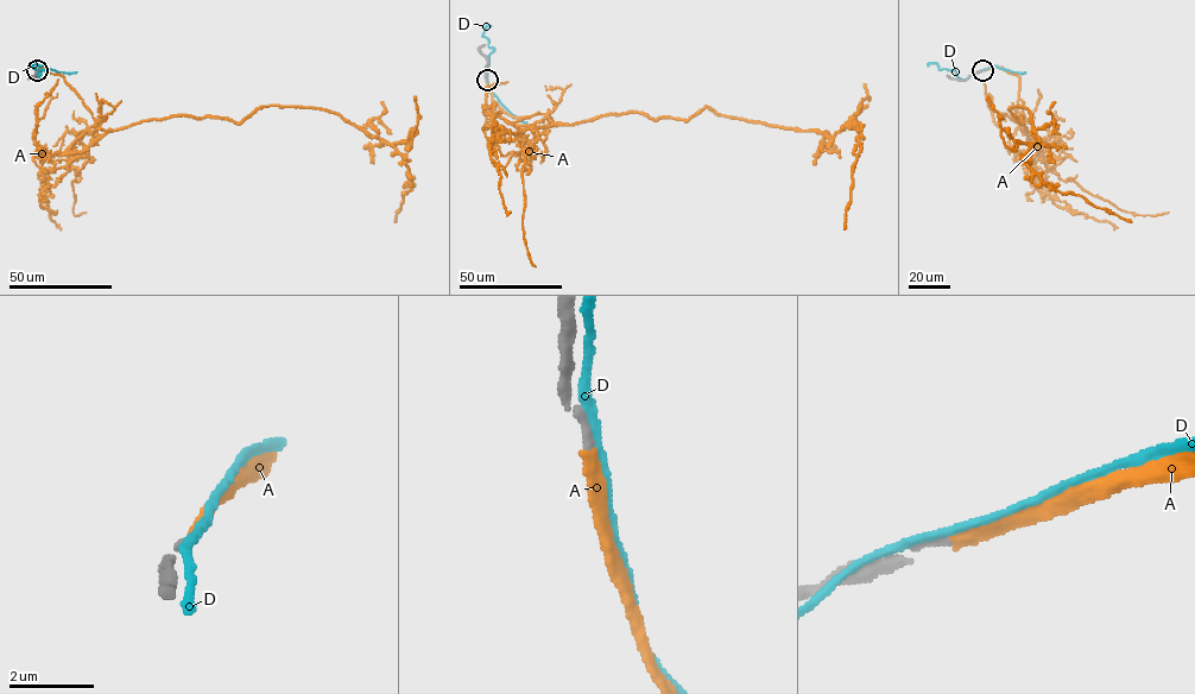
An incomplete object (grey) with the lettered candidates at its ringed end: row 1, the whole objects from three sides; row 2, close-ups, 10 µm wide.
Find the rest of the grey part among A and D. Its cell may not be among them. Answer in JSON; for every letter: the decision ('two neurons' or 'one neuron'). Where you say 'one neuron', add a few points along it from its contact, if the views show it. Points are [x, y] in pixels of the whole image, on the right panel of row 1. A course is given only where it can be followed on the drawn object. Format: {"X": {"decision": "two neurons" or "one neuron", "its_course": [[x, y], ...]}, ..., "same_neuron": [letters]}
{"A": {"decision": "one neuron", "its_course": [[982, 70], [1018, 77], [1025, 131], [1010, 108], [1029, 113], [1038, 139], [1025, 163], [1043, 182], [1131, 222]]}, "D": {"decision": "two neurons"}, "same_neuron": ["A"]}

